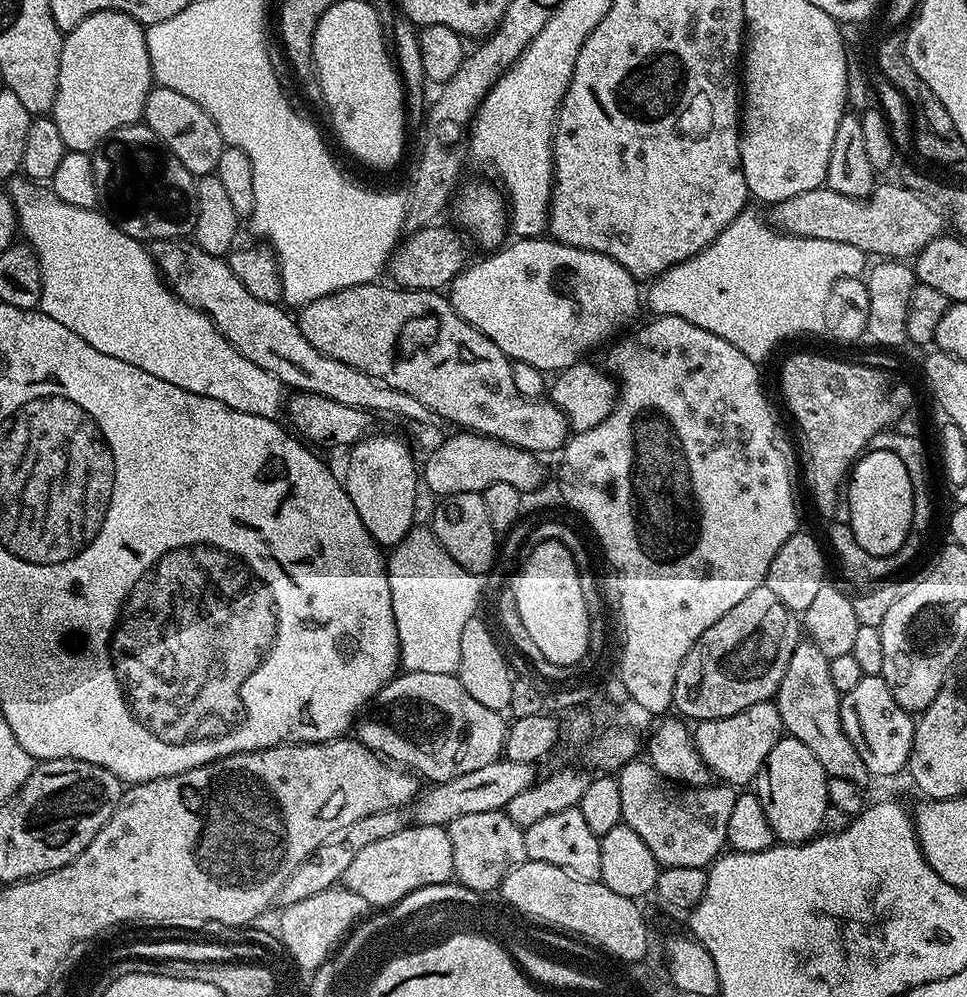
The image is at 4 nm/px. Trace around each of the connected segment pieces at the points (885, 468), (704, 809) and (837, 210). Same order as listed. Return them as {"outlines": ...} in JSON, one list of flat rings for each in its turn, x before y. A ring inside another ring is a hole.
{"outlines":[[[881,453,881,456,869,456,864,464,855,465,854,479,846,488,846,512,847,508,854,538,864,551,876,556,898,551,912,530,914,510,910,476,905,475,899,460]],[[643,759,631,760,616,774,621,791,622,822,642,837,661,867,709,867,727,845,737,791,731,785,679,786,658,775]],[[900,182,877,183,863,200,850,198,846,194,838,194,838,190,821,186,771,205,770,212,771,227,785,234,858,246,858,250,869,257,876,256,872,258,907,261,918,255,927,244,934,242,934,238,943,236,946,232,946,220,941,209]]]}

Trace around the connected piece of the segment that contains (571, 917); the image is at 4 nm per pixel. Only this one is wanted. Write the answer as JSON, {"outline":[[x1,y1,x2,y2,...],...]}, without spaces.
{"outline":[[527,859,514,870,506,874,498,889,510,907,532,920,541,920,540,924,564,934,571,934,589,945,597,944,604,952,617,956,625,962,643,961,648,955,648,924,644,921,644,912,637,901,622,898,622,894,614,894,610,886,601,884,599,880,577,880,565,868,554,866,550,862,538,862]]}

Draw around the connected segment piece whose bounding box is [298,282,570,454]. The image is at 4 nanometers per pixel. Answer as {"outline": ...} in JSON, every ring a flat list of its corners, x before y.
{"outline":[[380,283,350,286,304,305,299,309,298,323,306,342,322,350,322,354,338,362,346,362,346,366,354,366,354,370,362,370,362,374,370,374,386,382,386,386,402,390,402,394,418,398,433,417,441,416,457,424,457,429,492,436,503,444,513,444,516,448,537,454,563,449,570,435,564,412,551,402,523,397,514,386,513,361,502,354,486,334,463,320,447,295]]}

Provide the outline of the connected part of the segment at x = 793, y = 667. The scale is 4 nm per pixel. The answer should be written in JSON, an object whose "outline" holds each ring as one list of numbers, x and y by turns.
{"outline":[[808,638,801,639,794,654,790,654,790,666,786,666,786,674,782,674,782,682,776,691,774,703,782,718,785,733,812,751,814,758,822,762,828,777,846,778,849,782,864,786,867,785,867,780,870,780,870,774,866,770,866,762,862,762,858,750,854,750,854,744,850,742,850,738,846,738,846,730,842,730,842,693,834,690,828,661,815,642]]}

